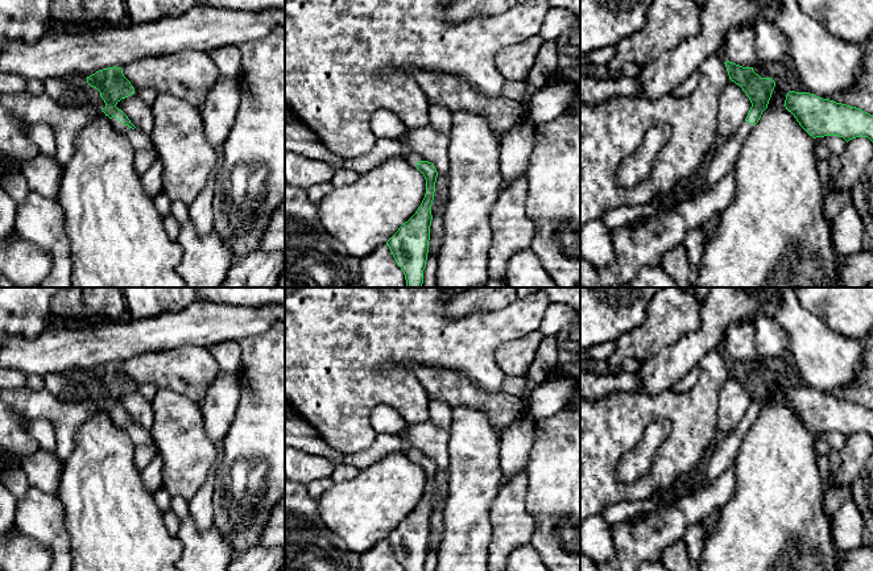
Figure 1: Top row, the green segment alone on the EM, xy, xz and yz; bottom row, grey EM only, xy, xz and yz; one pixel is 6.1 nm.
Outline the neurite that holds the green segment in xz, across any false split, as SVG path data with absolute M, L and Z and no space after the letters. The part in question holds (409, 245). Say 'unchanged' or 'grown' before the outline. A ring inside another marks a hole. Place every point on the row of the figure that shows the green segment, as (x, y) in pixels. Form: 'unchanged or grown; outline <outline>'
grown; outline M406 152L405 158L423 174L426 194L415 214L398 228L386 241L386 245L405 274L406 287L422 287L433 220L431 204L438 171L431 162L425 161L417 153Z

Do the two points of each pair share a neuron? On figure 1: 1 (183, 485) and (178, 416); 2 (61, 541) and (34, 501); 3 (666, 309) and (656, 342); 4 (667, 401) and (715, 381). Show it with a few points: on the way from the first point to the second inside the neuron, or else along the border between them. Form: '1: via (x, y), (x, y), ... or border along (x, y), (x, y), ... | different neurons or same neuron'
1: via (183, 468), (183, 446), (178, 433) | same neuron
2: via (52, 532), (38, 510) | same neuron
3: via (666, 317), (665, 325), (656, 334) | same neuron
4: via (679, 401), (695, 401), (703, 393) | same neuron

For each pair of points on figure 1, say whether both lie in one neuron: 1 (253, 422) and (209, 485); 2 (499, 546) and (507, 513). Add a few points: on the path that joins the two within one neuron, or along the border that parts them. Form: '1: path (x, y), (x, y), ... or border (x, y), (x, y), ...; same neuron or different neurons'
1: border (222, 447), (222, 460), (215, 470), (214, 509); different neurons
2: path (504, 538), (507, 536), (507, 521); same neuron

